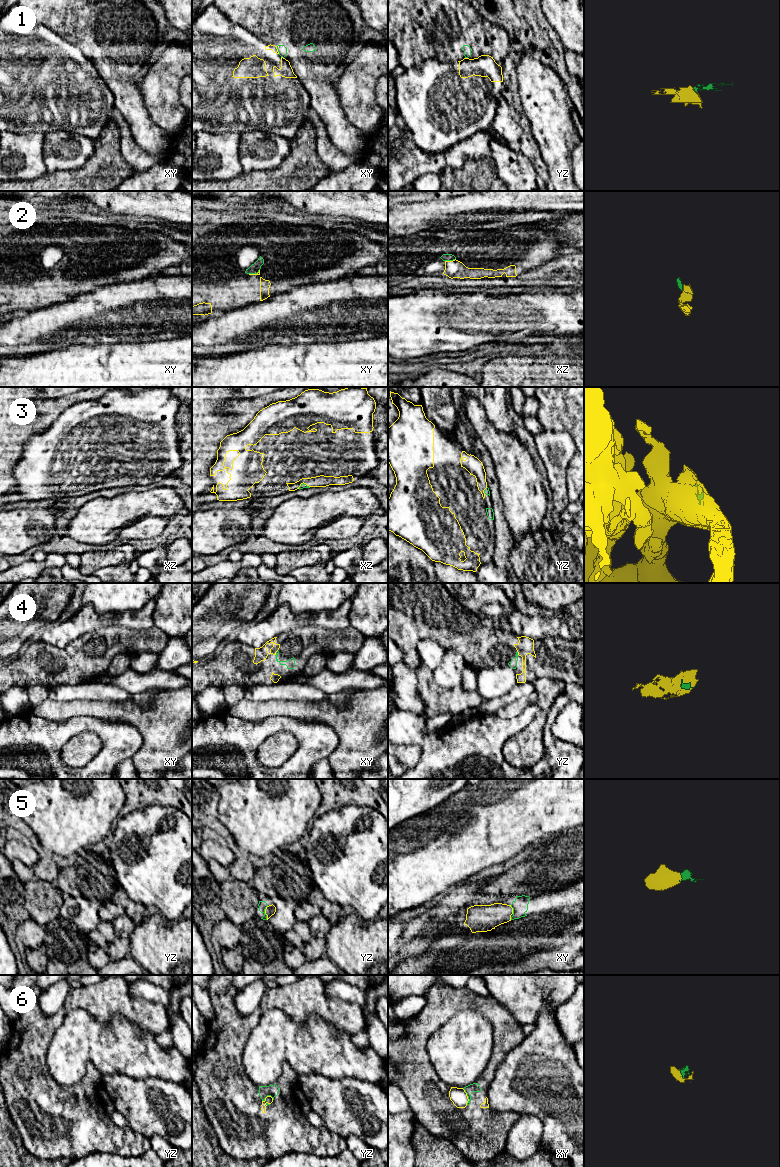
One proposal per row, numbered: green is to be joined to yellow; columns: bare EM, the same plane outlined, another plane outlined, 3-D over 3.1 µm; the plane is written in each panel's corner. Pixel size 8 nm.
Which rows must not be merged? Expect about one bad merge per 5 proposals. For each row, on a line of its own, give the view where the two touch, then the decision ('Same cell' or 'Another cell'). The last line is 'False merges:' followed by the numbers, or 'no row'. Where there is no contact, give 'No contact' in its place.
1: Touches yellow in xy. Another cell
2: Touches yellow in xz. Same cell
3: Touches yellow in xz. Same cell
4: Touches yellow in xy. Same cell
5: Touches yellow in yz. Same cell
6: Touches yellow in xy. Same cell
False merges: 1

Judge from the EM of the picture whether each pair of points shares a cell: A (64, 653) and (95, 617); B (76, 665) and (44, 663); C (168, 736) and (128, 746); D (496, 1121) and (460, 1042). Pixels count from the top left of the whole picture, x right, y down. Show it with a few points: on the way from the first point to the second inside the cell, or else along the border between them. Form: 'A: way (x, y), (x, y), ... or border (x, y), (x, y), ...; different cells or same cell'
A: border (100, 631), (86, 632), (63, 647), (55, 646); different cells
B: way (68, 665), (52, 665); same cell
C: border (128, 724), (142, 738), (142, 745), (131, 757); different cells
D: border (489, 1059), (476, 1082), (463, 1087), (455, 1086); different cells

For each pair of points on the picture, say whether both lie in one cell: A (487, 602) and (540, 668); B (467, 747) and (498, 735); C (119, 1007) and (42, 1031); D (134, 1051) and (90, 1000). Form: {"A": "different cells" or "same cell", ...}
{"A": "different cells", "B": "same cell", "C": "same cell", "D": "different cells"}

